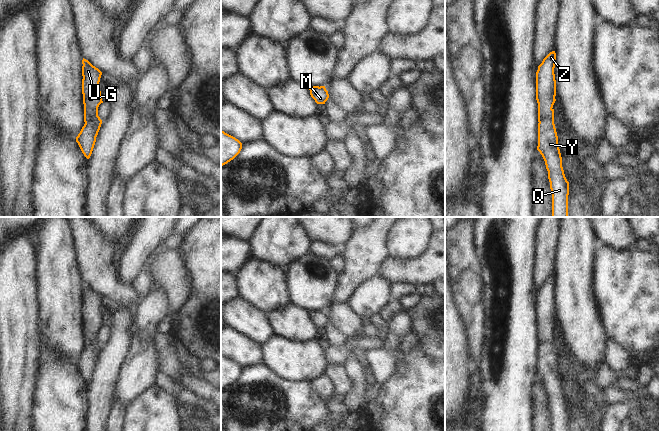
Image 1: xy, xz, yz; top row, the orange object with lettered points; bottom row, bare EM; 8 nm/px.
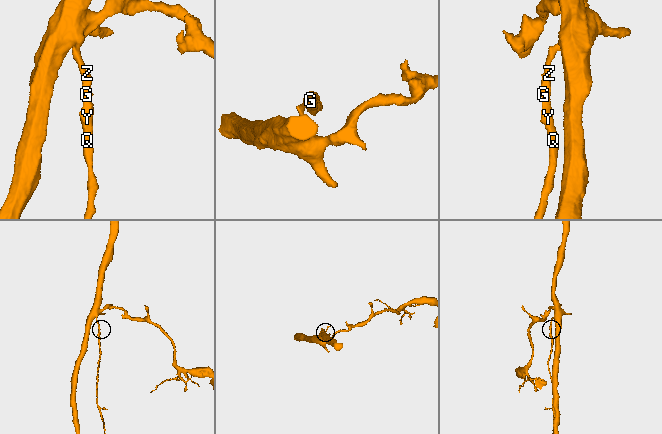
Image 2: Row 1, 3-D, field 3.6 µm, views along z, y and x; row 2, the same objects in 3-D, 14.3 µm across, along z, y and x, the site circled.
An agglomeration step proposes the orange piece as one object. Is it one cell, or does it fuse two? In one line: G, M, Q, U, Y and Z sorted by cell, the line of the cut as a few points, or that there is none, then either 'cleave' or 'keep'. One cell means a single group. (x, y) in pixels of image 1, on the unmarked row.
G M Q U Y Z; no cut; keep

